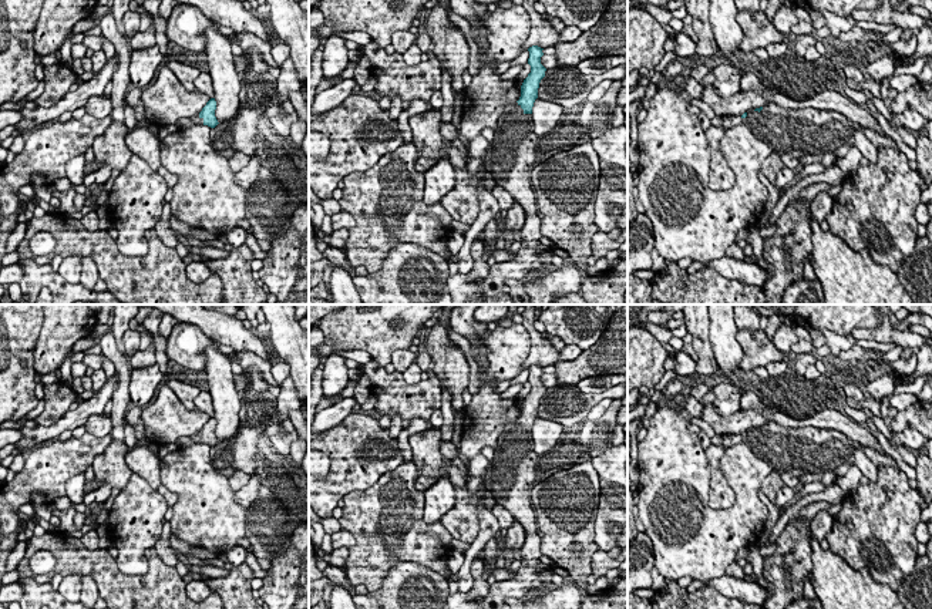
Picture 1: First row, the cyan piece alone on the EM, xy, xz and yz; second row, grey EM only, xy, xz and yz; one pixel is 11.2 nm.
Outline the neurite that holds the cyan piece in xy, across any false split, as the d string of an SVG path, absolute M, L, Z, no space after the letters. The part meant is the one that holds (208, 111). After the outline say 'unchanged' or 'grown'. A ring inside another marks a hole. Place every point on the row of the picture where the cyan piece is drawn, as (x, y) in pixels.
M211 98L198 115L191 117L191 121L194 122L194 125L203 124L211 128L215 128L219 124L215 117L215 110L216 110L216 101L215 98Z; grown

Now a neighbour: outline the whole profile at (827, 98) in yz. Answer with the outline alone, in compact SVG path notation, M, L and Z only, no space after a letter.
M746 73L740 80L740 91L761 91L767 90L775 97L784 108L798 110L798 108L815 108L815 110L830 110L842 114L845 118L859 124L864 128L871 128L885 137L889 137L884 132L882 127L872 117L871 111L861 108L849 98L842 97L835 90L822 87L820 92L811 98L798 101L775 88L767 88L753 73Z

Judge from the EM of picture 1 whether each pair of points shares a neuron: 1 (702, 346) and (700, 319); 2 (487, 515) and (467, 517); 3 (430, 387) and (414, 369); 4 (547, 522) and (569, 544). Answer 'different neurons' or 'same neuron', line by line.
1: same neuron
2: different neurons
3: different neurons
4: same neuron

